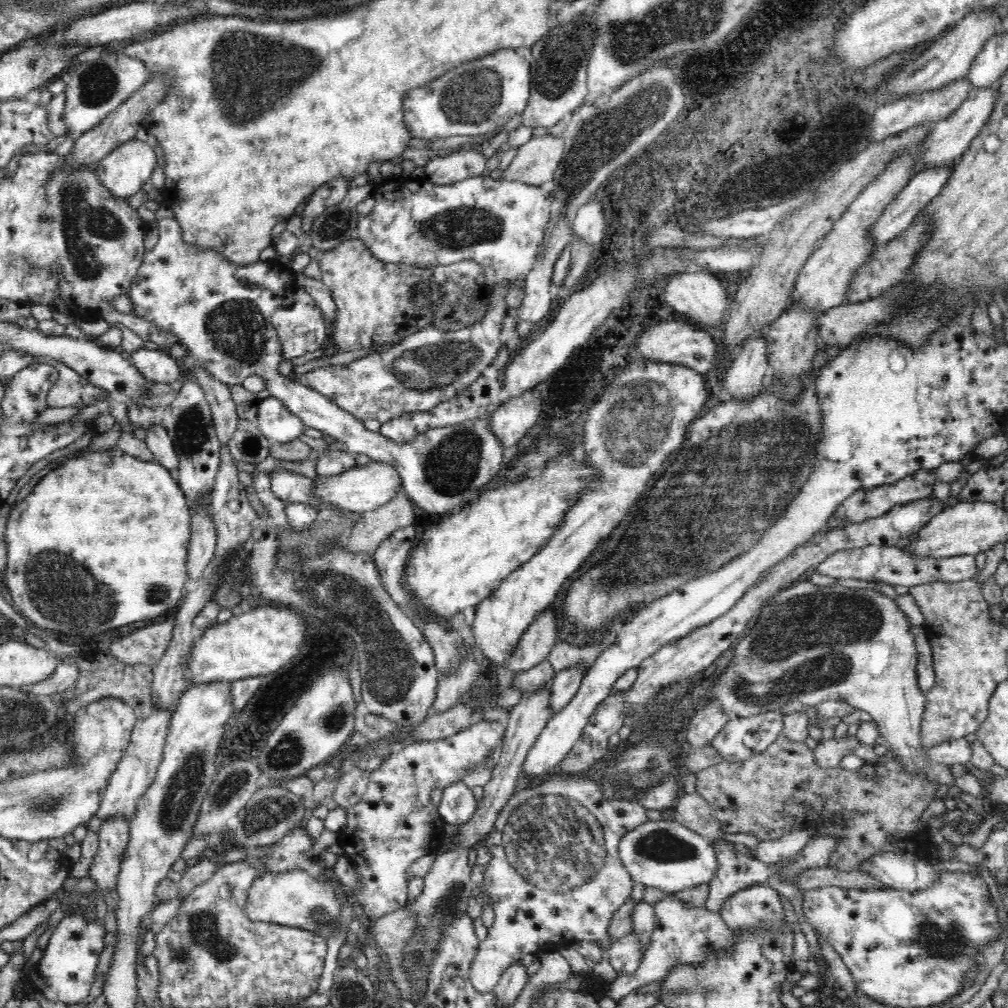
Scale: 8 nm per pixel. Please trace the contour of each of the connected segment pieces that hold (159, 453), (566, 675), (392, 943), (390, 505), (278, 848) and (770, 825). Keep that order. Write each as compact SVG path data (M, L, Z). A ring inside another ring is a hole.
M154 424L147 431L147 447L154 455L153 461L165 467L178 482L179 461L172 438L162 424Z
M564 668L555 673L551 692L551 712L564 708L578 693L586 670L583 668Z
M404 906L372 922L371 926L374 947L385 957L394 985L400 991L400 998L406 1001L416 1001L413 988L401 967L402 950L406 942L412 940L416 926L420 926L414 918L408 906Z
M400 490L396 493L396 496L388 500L386 504L382 504L382 506L379 506L374 510L360 513L362 518L360 518L352 528L349 540L345 546L346 551L351 552L352 554L362 554L362 552L364 552L372 555L378 548L378 545L384 542L386 538L390 538L398 528L406 528L413 524L414 505L412 505L412 503L413 502L409 499L408 495Z
M304 826L292 829L275 844L270 844L271 854L262 861L267 872L272 874L288 874L292 870L304 870L312 874L315 878L328 884L324 875L324 870L320 867L318 857L314 856L308 859L304 853L312 848L312 839L306 832Z
M782 734L778 736L774 744L770 744L768 748L761 753L755 754L752 758L745 761L728 762L722 760L714 766L709 766L706 770L698 771L696 774L697 782L695 784L696 791L700 793L702 798L706 799L706 802L713 808L714 816L720 821L721 830L723 833L738 834L739 832L749 833L762 840L776 840L783 834L788 834L794 830L809 830L811 832L811 838L820 835L834 835L838 839L838 848L832 852L830 860L828 860L826 868L831 870L840 871L862 871L862 863L869 861L869 858L873 854L881 852L912 854L917 858L925 858L928 853L931 853L934 849L938 850L938 845L930 843L928 840L928 834L925 833L922 822L919 820L922 812L928 808L929 803L934 799L934 794L938 790L938 783L932 783L928 779L919 779L918 776L906 772L902 763L898 759L894 758L888 763L868 765L865 764L859 769L845 770L841 766L836 768L820 768L815 761L813 750L804 742L790 742Z

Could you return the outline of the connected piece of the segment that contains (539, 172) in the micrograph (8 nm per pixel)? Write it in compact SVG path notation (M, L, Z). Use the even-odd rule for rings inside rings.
M534 134L528 142L518 147L510 165L501 171L500 178L541 186L553 179L560 166L564 147L563 137L560 135Z

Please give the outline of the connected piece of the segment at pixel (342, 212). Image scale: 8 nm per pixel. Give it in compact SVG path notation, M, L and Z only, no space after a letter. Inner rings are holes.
M368 183L365 186L350 187L347 196L340 204L326 208L315 218L308 233L309 241L306 246L321 250L332 250L358 236L359 213L356 207L360 202L376 194L376 187Z

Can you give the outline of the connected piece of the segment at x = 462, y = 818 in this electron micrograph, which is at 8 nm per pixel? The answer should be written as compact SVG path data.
M458 782L443 789L437 811L445 824L462 825L472 818L477 804L472 789Z

